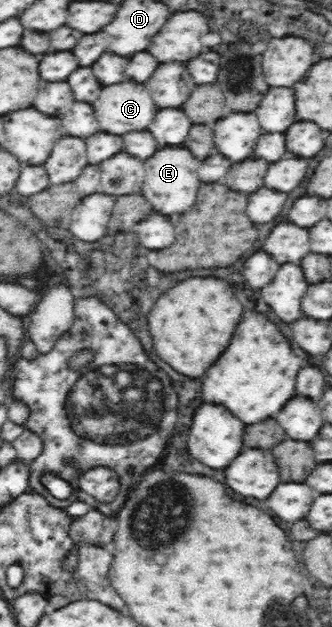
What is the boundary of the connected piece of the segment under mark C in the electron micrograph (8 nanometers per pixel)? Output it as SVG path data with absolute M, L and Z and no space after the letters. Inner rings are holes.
M123 82L103 88L97 102L93 102L93 110L99 130L109 134L145 130L159 112L145 84L137 82Z

